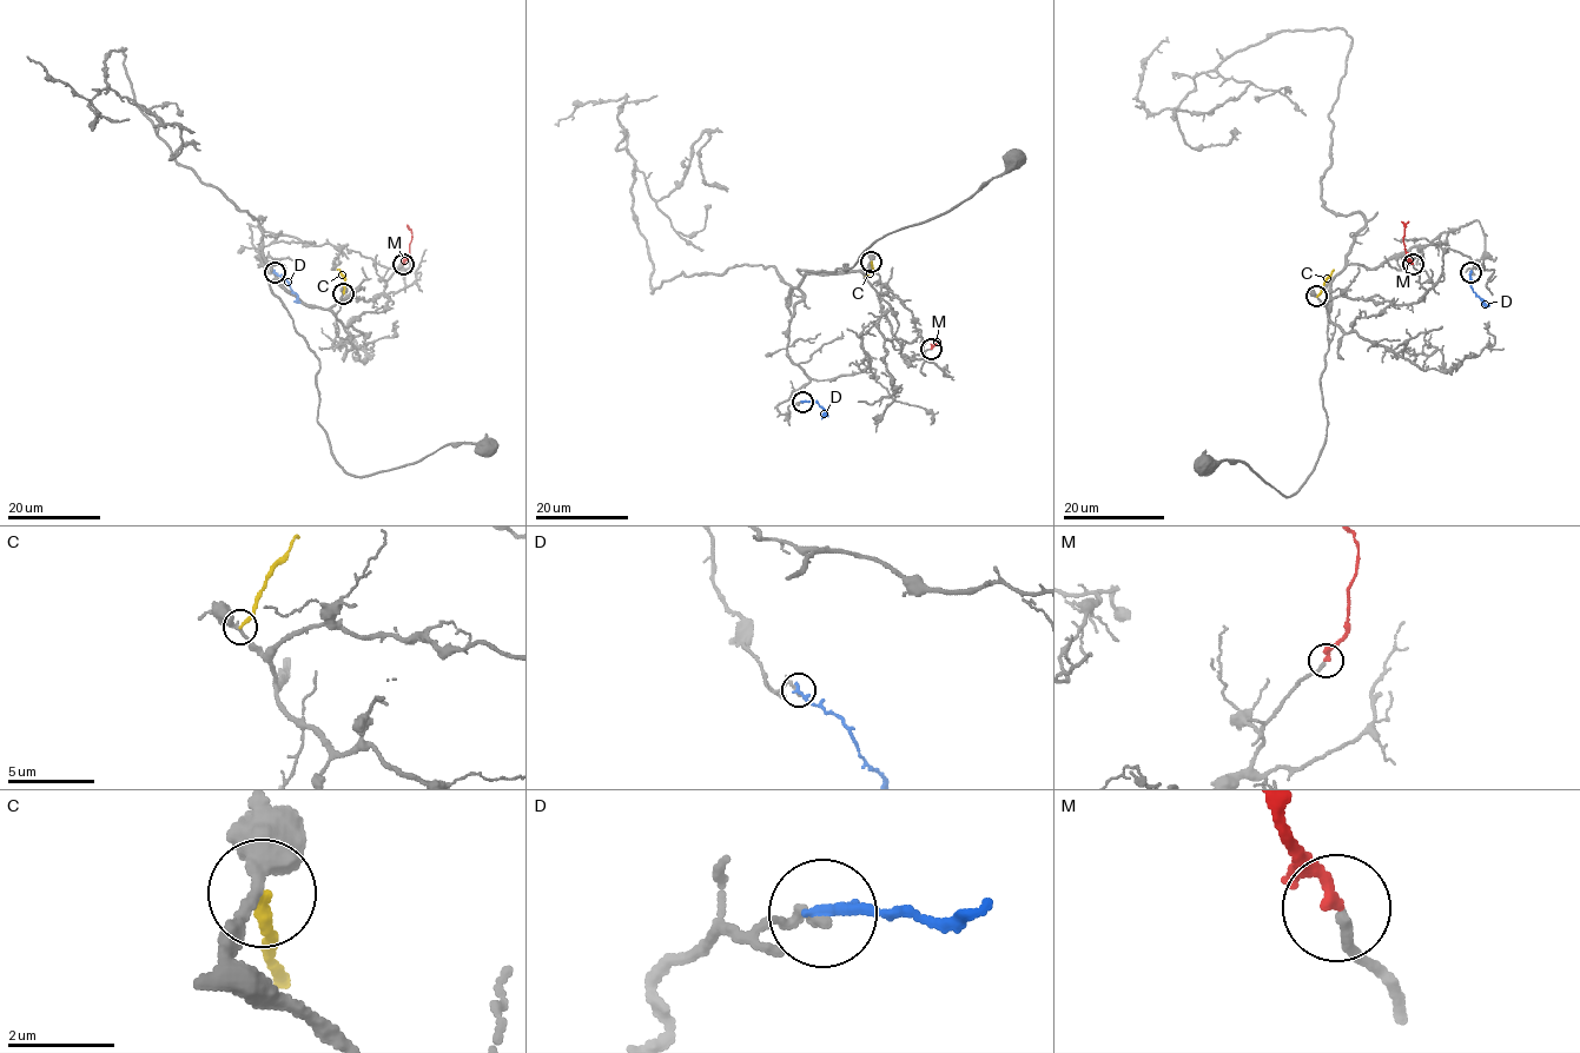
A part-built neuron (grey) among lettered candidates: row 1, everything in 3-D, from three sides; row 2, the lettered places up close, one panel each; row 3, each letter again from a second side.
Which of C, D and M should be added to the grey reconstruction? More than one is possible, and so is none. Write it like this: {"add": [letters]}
{"add": ["M"]}

